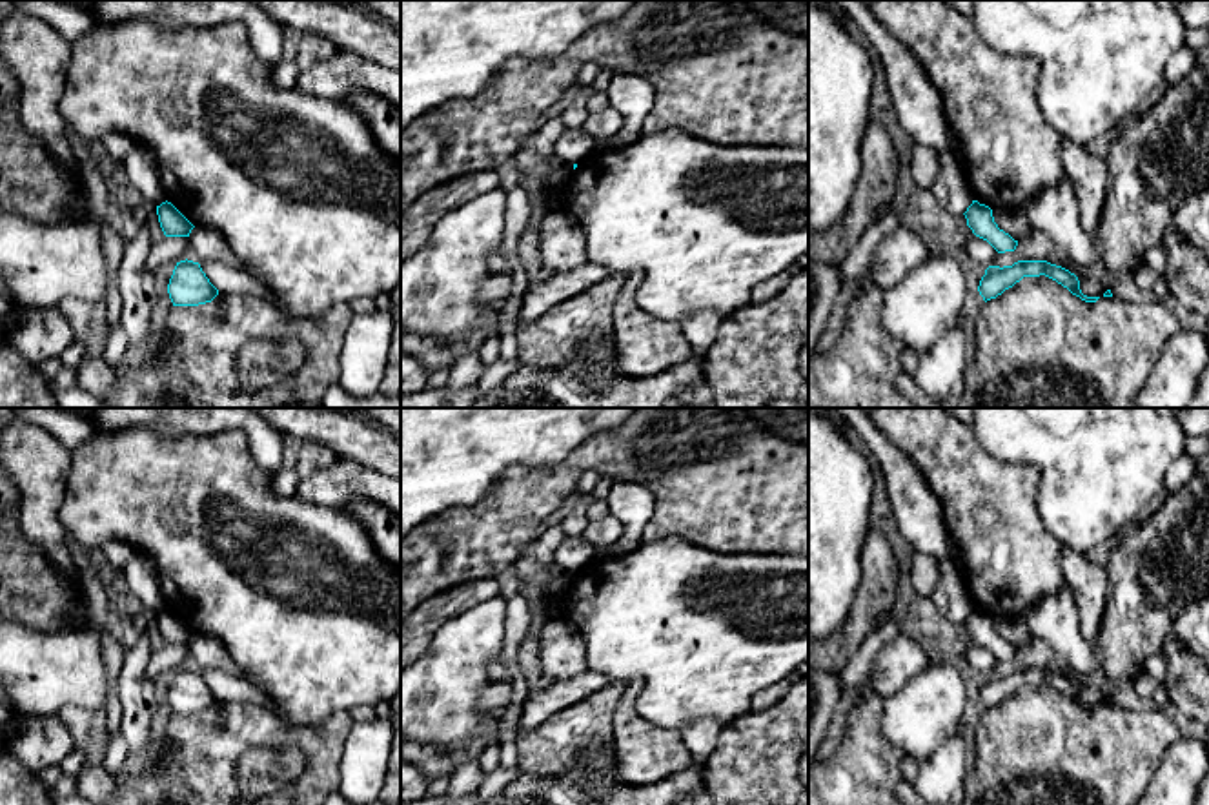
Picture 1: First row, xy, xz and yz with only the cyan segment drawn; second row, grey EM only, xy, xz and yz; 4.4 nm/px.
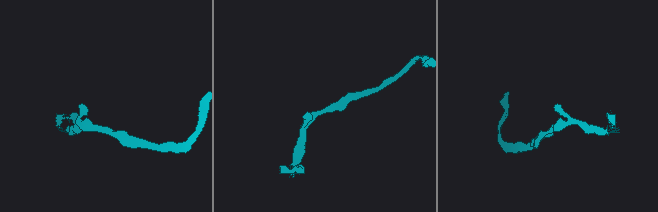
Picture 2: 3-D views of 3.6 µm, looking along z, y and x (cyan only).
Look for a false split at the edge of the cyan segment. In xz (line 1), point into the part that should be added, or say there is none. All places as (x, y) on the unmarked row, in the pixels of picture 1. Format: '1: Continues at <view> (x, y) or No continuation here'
1: No continuation here

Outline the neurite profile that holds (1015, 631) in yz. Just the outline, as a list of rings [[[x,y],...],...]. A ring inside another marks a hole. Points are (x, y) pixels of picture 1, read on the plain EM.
[[[1023,616],[992,617],[992,625],[998,636],[1009,641],[1018,650],[1027,648],[1034,641]]]

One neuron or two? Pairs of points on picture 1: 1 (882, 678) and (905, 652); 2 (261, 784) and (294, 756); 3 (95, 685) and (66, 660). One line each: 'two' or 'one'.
1: one
2: one
3: one

